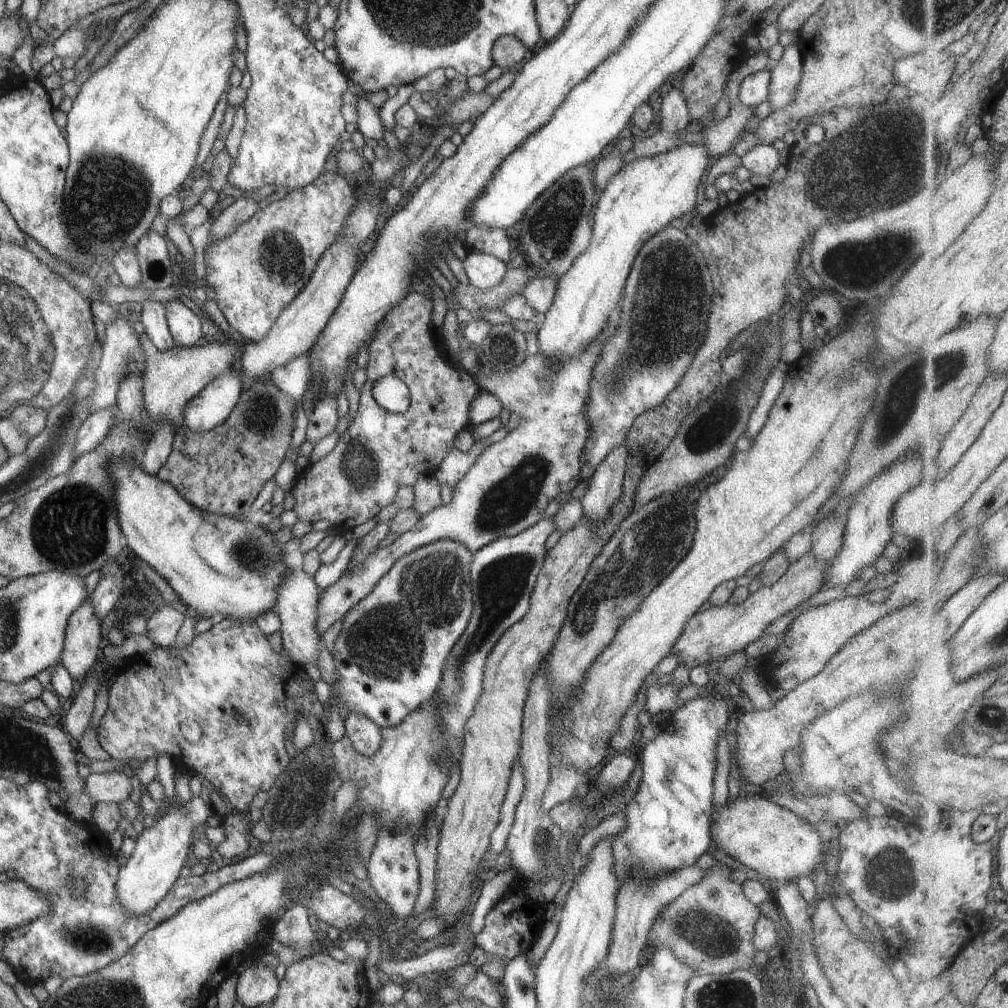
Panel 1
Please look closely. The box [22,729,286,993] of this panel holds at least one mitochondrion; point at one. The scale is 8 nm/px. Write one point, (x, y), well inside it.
(86, 941)

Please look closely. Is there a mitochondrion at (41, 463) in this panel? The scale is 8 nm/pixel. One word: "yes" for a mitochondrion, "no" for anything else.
yes

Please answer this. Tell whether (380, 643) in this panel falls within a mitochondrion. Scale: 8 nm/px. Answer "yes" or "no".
yes

